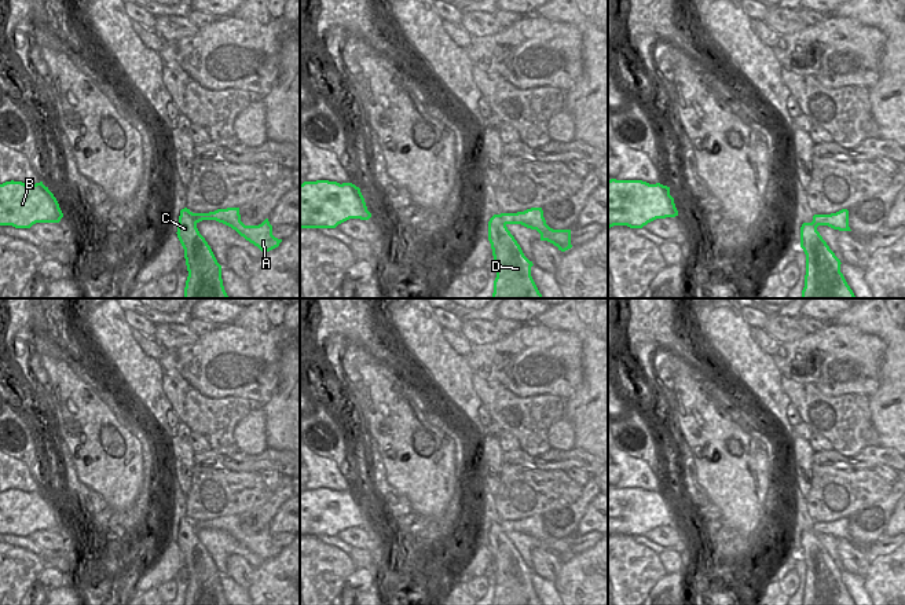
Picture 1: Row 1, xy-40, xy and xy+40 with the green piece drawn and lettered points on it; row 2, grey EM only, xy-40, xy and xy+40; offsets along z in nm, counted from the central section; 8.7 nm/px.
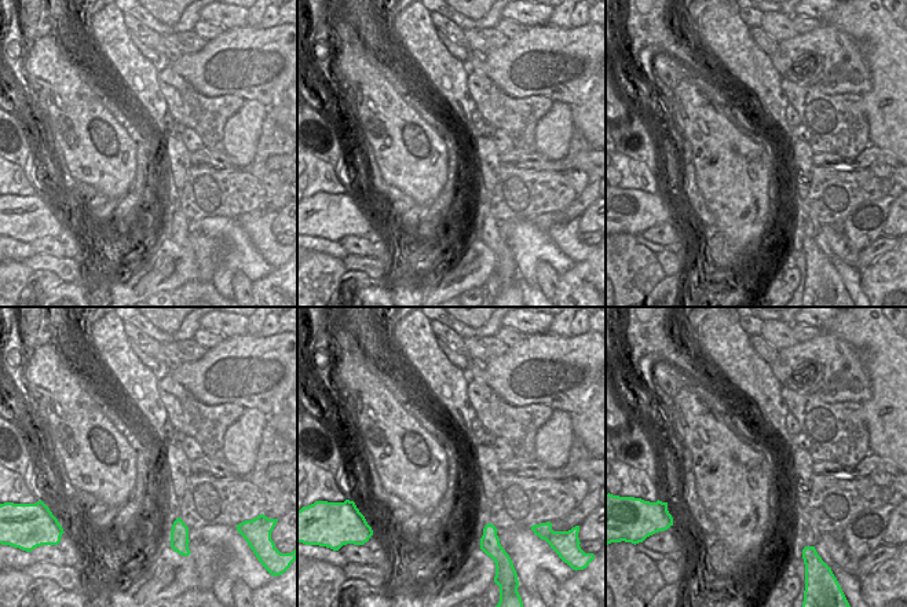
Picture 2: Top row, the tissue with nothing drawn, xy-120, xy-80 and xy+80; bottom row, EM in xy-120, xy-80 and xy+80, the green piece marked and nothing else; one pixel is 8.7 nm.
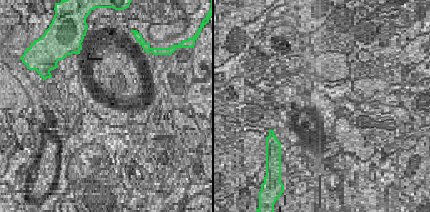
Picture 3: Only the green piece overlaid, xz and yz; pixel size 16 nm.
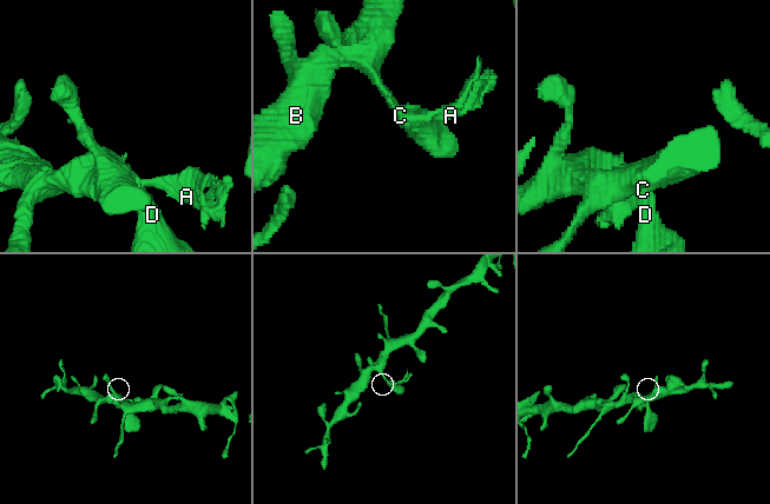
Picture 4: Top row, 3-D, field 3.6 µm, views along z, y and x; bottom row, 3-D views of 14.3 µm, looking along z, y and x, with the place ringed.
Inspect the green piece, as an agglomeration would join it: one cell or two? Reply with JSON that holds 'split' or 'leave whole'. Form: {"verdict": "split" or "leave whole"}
{"verdict": "split"}

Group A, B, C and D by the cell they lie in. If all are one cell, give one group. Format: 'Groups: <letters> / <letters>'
Groups: A / B C D.

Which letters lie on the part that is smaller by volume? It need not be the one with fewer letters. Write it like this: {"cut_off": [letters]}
{"cut_off": ["A"]}

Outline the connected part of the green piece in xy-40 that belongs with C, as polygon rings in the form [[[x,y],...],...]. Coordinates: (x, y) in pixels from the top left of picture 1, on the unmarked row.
[[[190,517],[180,518],[176,542],[184,557],[188,579],[184,605],[228,605],[223,594],[221,573],[199,542],[197,531]]]

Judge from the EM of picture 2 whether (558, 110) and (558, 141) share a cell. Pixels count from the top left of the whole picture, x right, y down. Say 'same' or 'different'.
same

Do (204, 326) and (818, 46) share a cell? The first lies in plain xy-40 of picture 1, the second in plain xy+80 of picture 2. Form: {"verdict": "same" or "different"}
{"verdict": "different"}

